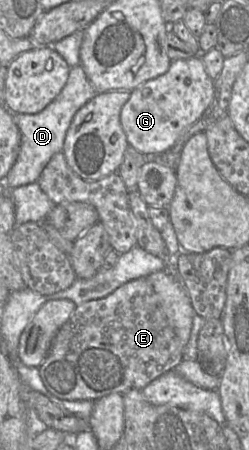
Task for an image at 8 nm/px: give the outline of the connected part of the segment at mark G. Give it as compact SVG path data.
M199 56L173 60L168 71L151 79L130 92L120 112L120 123L128 144L145 156L160 155L169 151L189 126L203 115L214 98L214 80L208 75Z

